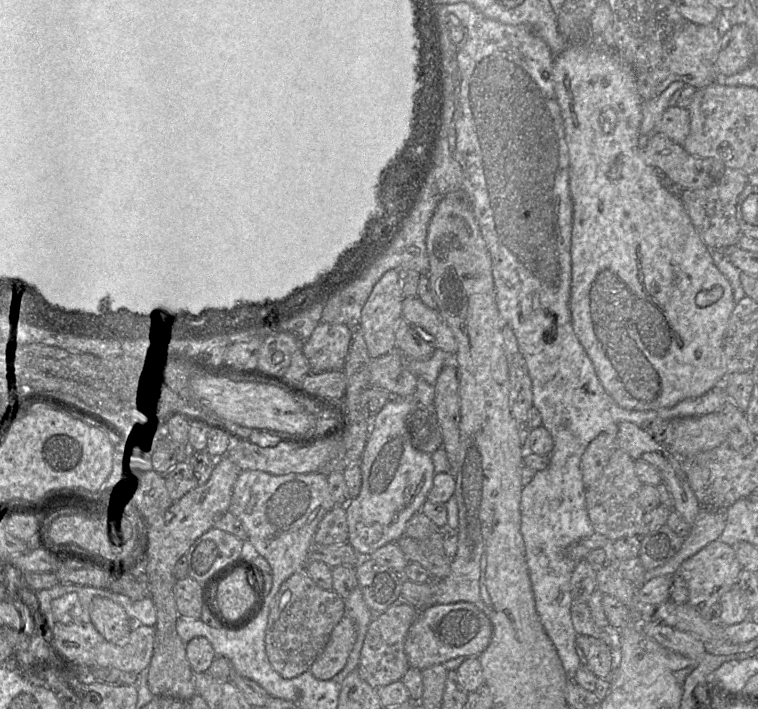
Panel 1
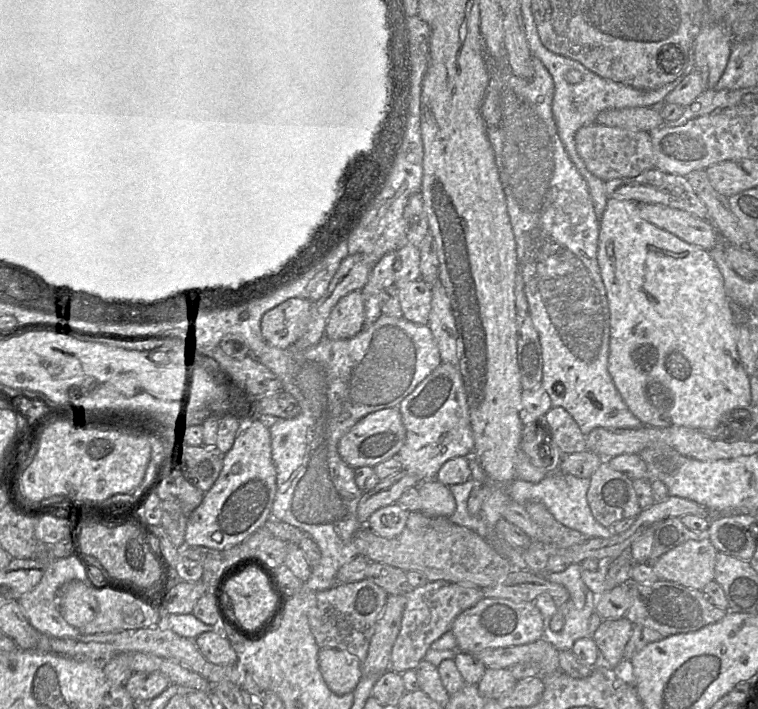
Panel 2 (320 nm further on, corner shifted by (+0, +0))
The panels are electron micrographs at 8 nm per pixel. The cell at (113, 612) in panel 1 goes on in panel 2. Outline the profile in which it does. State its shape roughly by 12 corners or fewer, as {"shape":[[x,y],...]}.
{"shape":[[90,584],[59,588],[58,608],[68,624],[83,628],[99,604]]}

